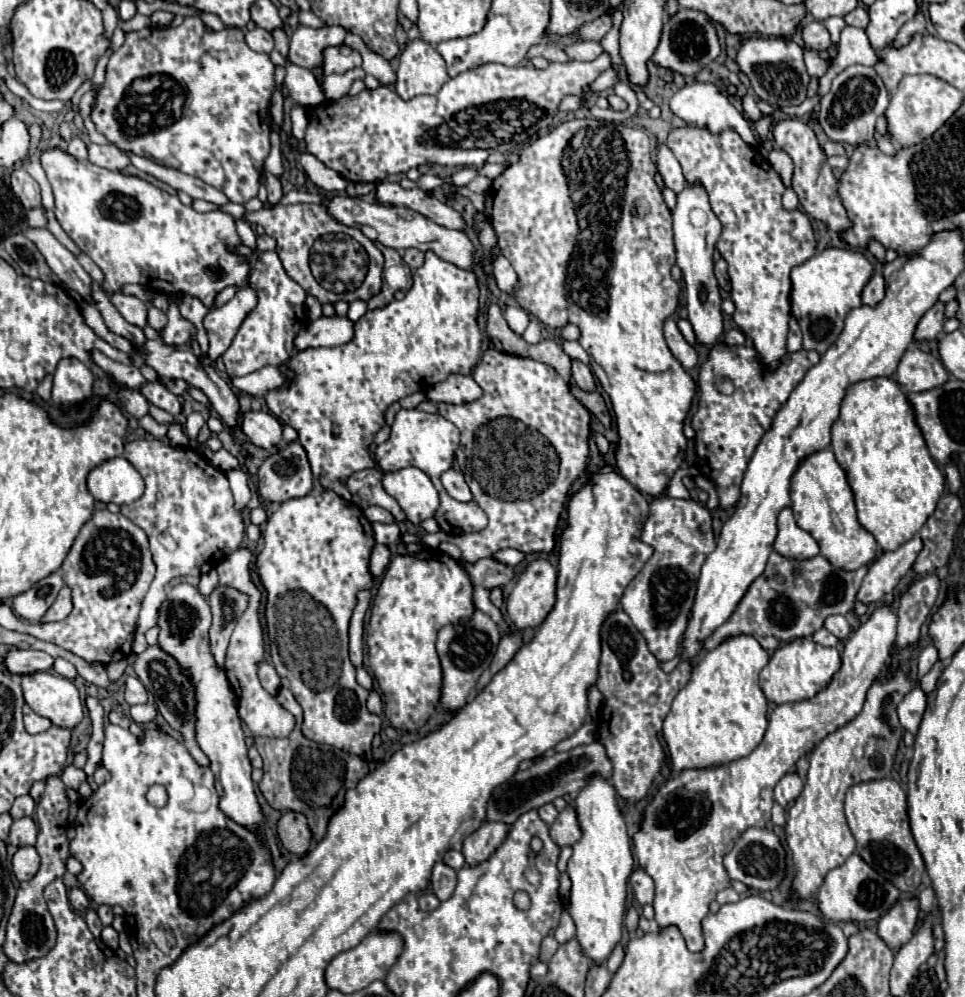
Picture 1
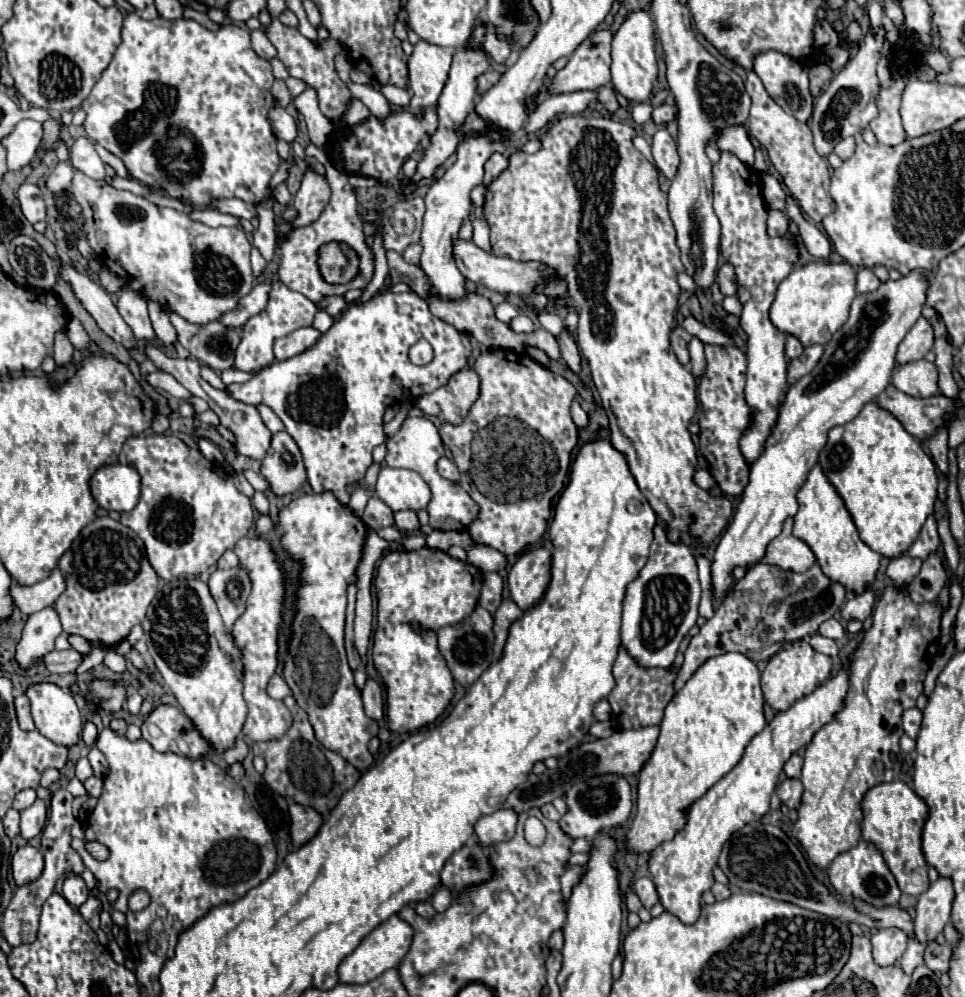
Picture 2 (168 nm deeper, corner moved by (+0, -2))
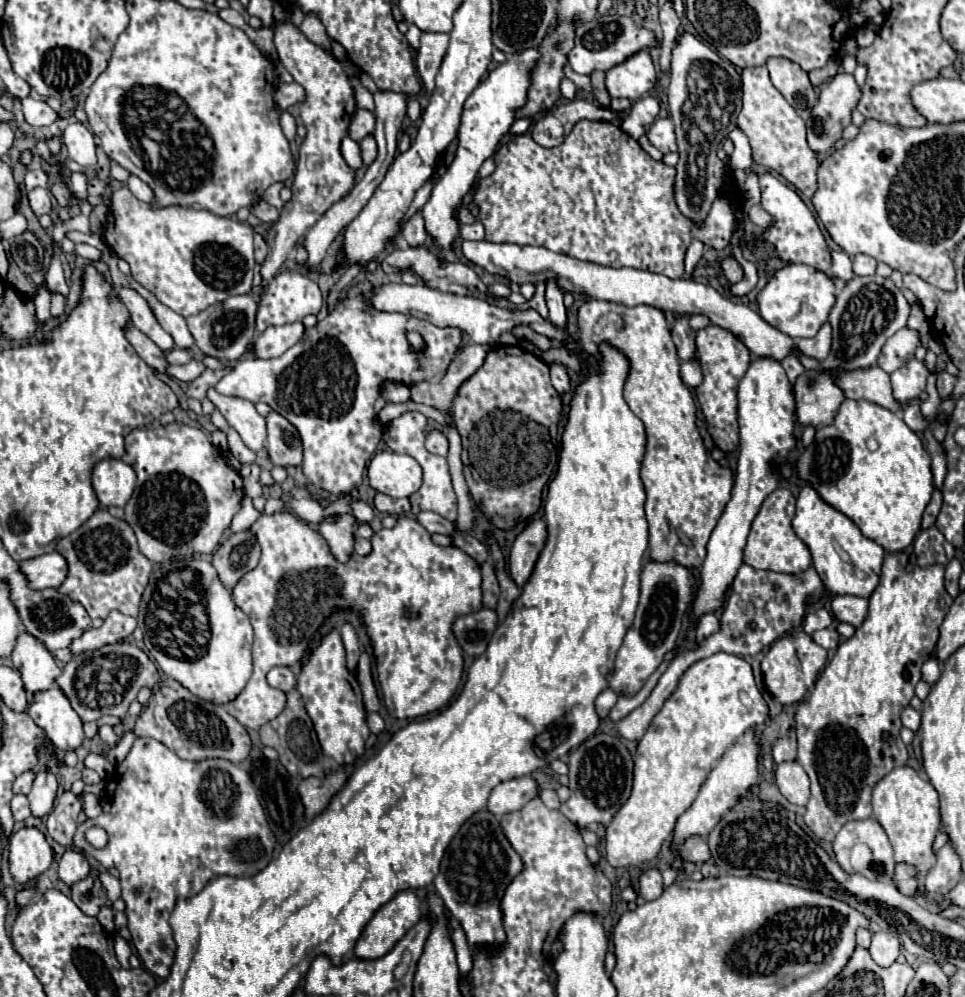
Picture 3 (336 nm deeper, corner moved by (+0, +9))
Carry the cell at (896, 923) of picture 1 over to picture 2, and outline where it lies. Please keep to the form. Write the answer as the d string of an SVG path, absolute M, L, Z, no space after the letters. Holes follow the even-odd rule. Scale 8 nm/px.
M897 928L879 930L875 936L871 936L873 946L873 960L877 966L893 966L907 948L907 936Z

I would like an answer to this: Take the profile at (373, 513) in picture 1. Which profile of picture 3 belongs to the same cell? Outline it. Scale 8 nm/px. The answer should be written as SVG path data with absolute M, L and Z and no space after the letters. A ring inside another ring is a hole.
M375 493L373 503L375 503L375 509L379 509L385 515L401 515L411 511L409 499L391 499L389 495L383 495L383 493Z

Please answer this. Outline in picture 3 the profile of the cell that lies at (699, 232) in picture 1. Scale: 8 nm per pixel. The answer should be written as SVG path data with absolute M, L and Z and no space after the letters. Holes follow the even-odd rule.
M681 31L679 39L673 47L671 57L671 85L669 85L669 115L675 123L675 135L679 145L679 163L677 163L677 175L675 175L675 203L679 211L691 219L697 227L703 225L707 219L713 201L719 197L721 189L721 169L725 169L725 163L717 157L717 147L723 143L729 131L737 127L737 115L741 111L741 69L737 69L729 59L721 57L715 49L699 41L689 31Z

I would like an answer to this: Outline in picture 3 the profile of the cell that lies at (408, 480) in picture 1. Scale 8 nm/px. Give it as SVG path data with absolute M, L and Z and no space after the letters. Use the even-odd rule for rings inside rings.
M379 451L369 467L369 485L389 497L409 497L423 481L423 471L409 455L393 451Z

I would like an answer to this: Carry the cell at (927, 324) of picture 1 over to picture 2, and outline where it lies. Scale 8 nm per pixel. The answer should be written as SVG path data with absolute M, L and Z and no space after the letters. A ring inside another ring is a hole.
M919 318L899 344L897 366L921 360L931 348L933 348L933 328L925 318Z

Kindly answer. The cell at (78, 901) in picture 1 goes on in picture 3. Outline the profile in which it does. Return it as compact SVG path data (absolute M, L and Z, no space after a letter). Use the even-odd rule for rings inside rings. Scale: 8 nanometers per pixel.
M65 851L61 861L59 861L59 879L65 883L65 885L73 885L81 879L85 879L89 875L91 867L85 859L85 855L77 853L77 851Z

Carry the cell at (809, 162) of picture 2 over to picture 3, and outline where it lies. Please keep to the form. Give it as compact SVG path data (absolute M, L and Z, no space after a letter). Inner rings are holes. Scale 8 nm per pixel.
M765 65L743 69L741 83L743 83L743 109L739 113L739 129L749 137L755 163L763 165L767 171L781 173L795 189L799 189L805 197L811 199L817 191L819 161L817 153L809 147L805 139L805 121L773 87Z

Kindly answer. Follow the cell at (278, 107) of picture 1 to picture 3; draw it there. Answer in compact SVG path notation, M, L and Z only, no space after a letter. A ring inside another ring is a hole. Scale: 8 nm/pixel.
M283 111L283 113L281 113L281 129L283 129L283 133L285 133L285 137L287 137L289 141L293 141L293 139L296 138L297 124L289 111Z

